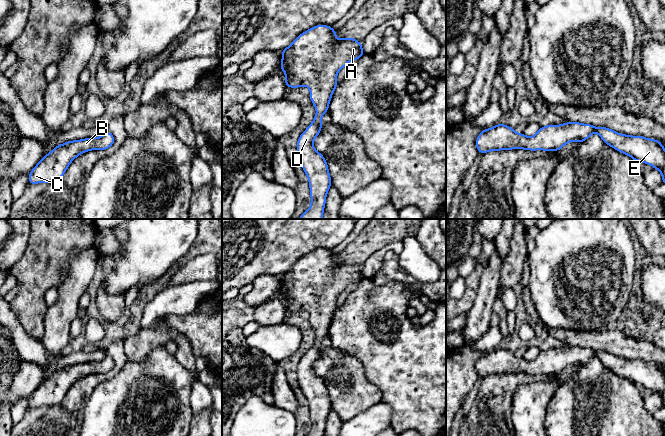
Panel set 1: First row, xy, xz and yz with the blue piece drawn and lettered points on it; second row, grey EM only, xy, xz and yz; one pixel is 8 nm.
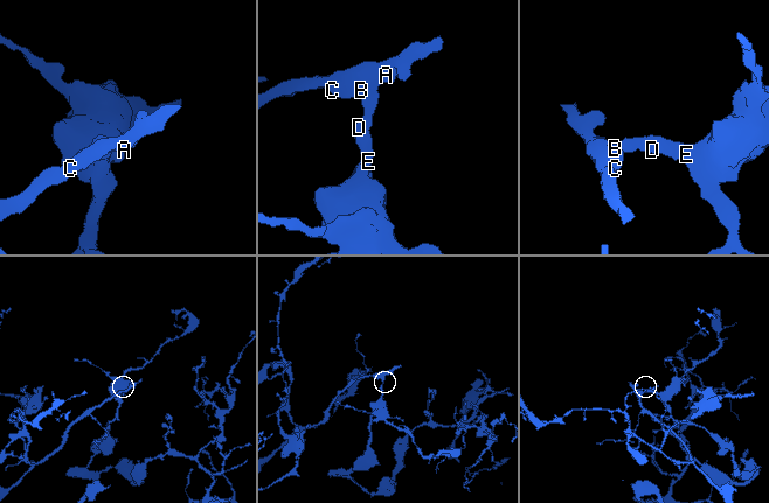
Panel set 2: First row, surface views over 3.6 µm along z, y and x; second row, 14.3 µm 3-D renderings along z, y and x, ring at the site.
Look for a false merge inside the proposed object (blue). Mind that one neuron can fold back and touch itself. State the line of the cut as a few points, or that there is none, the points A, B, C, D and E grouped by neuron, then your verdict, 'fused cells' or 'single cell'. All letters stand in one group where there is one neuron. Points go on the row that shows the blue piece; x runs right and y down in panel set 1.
cut none; groups A B C D E; single cell

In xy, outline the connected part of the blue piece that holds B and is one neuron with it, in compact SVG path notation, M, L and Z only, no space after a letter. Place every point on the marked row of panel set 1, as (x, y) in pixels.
M106 131L101 137L74 140L57 145L49 154L43 156L34 169L29 172L30 184L51 183L61 179L70 163L80 154L89 150L110 148L115 139Z

